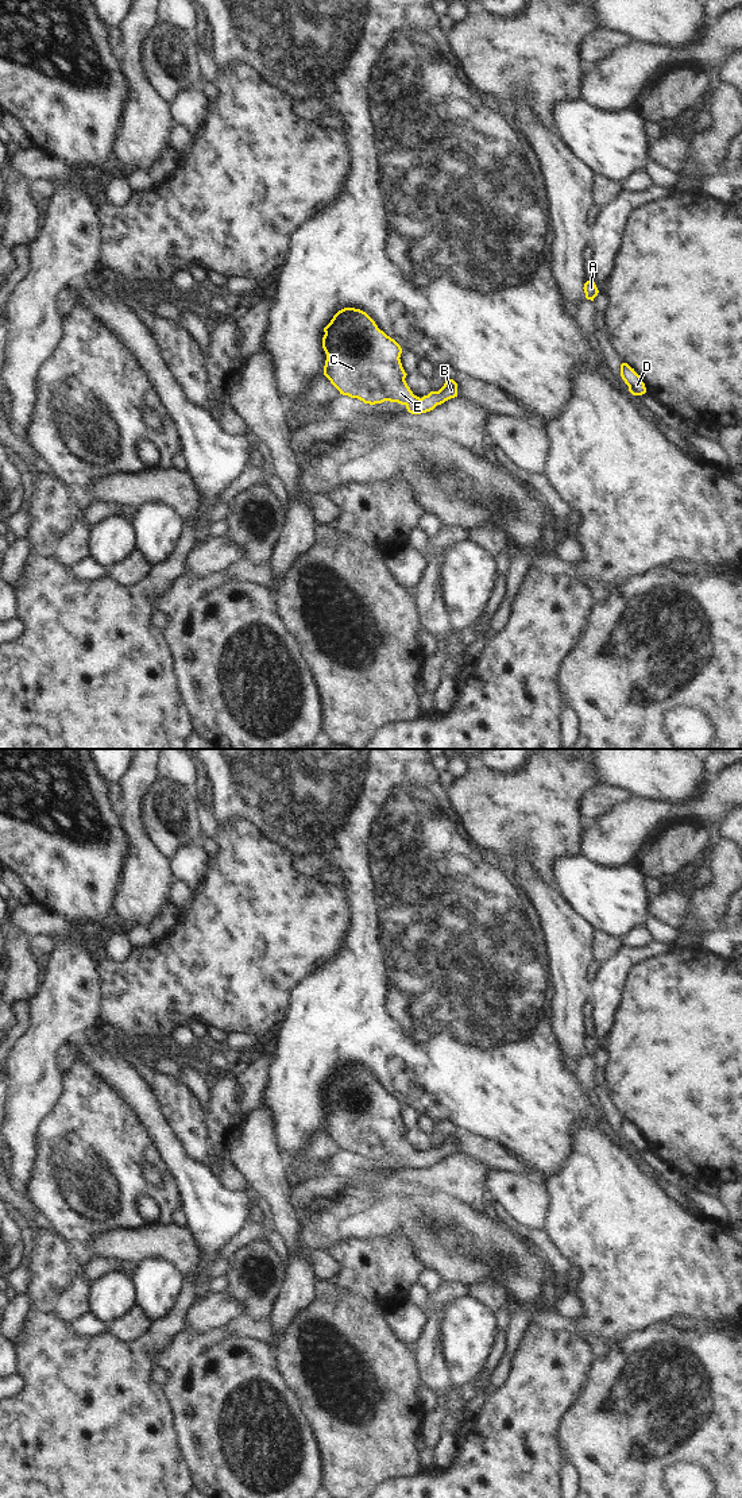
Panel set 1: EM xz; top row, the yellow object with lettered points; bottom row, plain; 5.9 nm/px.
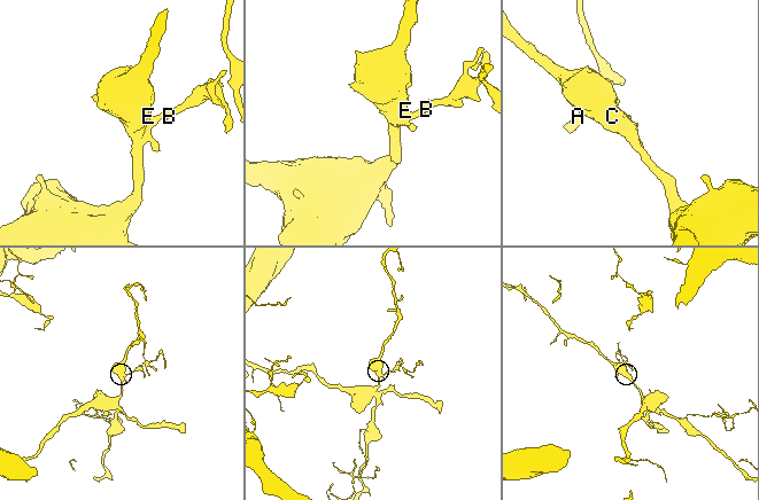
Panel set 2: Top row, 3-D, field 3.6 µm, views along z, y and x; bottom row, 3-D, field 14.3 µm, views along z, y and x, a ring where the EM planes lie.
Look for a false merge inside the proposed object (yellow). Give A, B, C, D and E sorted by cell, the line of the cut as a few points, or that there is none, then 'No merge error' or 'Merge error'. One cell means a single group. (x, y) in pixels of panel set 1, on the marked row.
Groups: A B C D E. No split. No merge error

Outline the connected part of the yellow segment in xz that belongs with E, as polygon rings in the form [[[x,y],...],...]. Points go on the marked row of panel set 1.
[[[344,308],[324,328],[326,354],[324,375],[343,395],[375,405],[384,401],[405,405],[411,414],[433,410],[457,397],[457,383],[445,381],[438,391],[422,398],[413,394],[401,363],[401,345],[378,328],[363,310]]]

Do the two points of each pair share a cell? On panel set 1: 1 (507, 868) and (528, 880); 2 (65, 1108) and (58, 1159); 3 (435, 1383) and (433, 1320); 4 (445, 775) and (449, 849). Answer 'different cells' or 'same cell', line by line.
1: different cells
2: same cell
3: same cell
4: different cells

